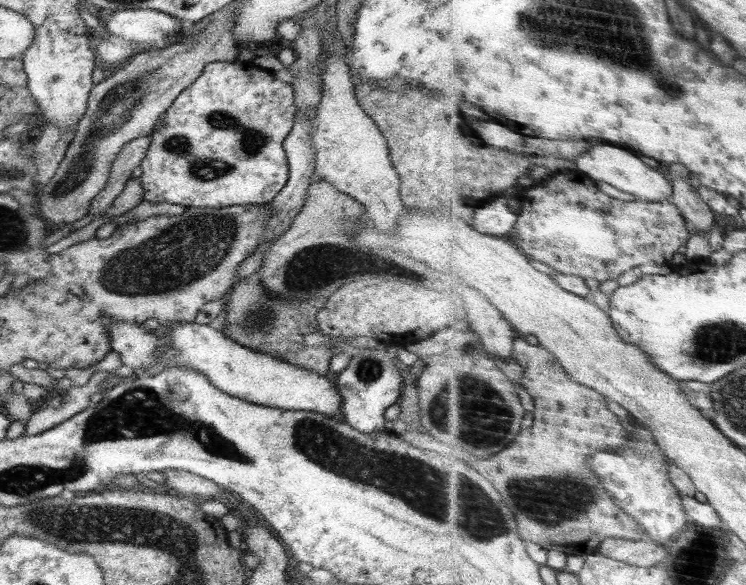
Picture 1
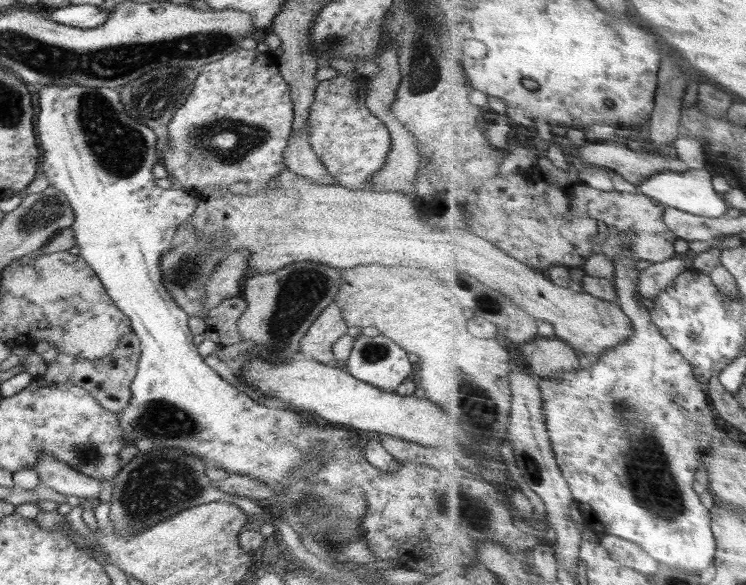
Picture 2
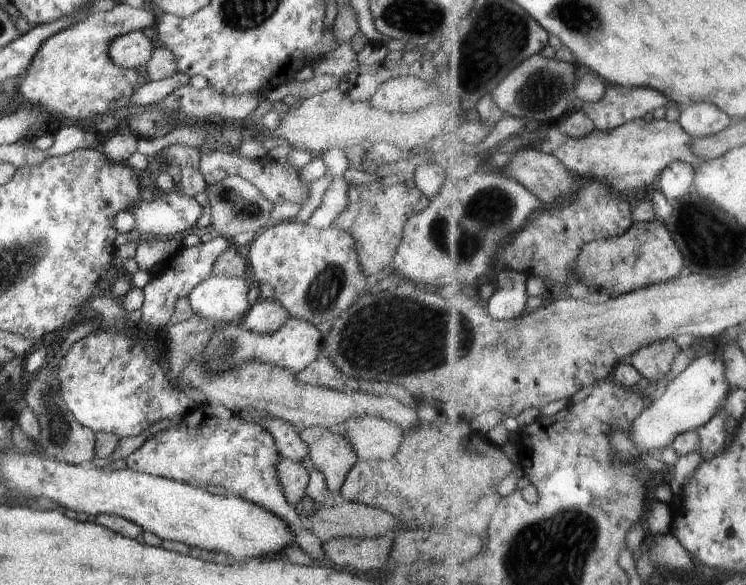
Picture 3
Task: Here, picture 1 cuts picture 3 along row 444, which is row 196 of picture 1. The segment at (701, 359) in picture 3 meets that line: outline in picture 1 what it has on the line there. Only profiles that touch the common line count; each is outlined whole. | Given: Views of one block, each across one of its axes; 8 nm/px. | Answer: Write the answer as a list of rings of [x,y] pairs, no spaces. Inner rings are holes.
[[[600,142],[604,146],[596,146],[590,152],[584,153],[576,160],[580,171],[583,171],[591,179],[596,182],[600,180],[616,185],[618,188],[633,194],[638,199],[644,199],[650,202],[666,202],[670,201],[675,193],[674,185],[670,184],[670,180],[660,172],[654,170],[652,166],[648,166],[644,160],[640,160],[638,154],[624,150],[610,142]]]

